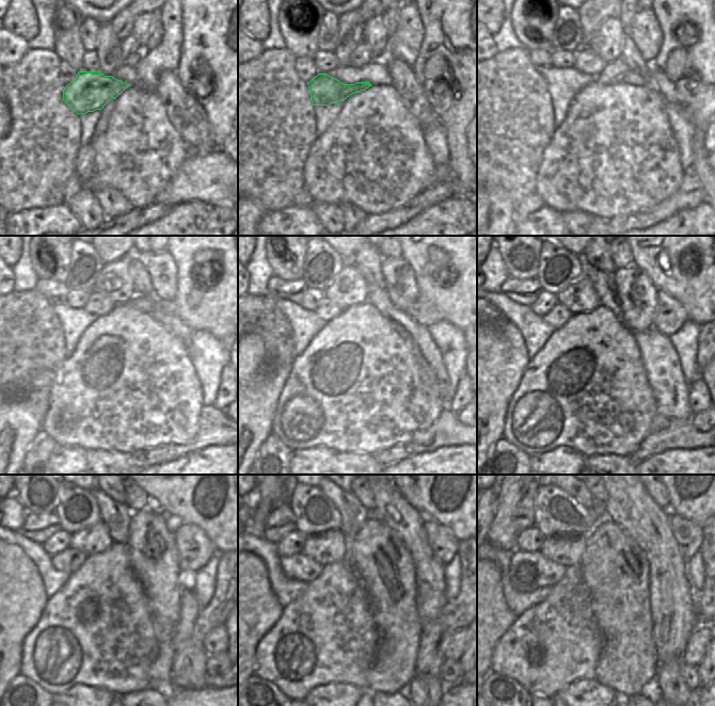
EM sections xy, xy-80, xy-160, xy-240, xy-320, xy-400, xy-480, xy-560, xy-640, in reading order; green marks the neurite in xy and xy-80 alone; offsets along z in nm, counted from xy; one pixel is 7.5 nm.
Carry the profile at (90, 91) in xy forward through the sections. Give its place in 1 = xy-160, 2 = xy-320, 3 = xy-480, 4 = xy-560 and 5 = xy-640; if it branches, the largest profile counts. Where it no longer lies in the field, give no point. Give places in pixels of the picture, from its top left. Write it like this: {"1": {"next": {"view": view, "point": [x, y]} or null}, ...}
{"1": {"next": {"view": "xy-160", "point": [613, 73]}}, "2": {"next": {"view": "xy-320", "point": [423, 311]}}, "3": {"next": {"view": "xy-480", "point": [195, 548]}}, "4": {"next": {"view": "xy-560", "point": [443, 543]}}, "5": {"next": {"view": "xy-640", "point": [688, 535]}}}

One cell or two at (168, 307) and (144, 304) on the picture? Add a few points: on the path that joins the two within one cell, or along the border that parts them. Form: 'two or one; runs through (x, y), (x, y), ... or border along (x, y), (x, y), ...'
one; runs through (162, 305), (149, 304)

